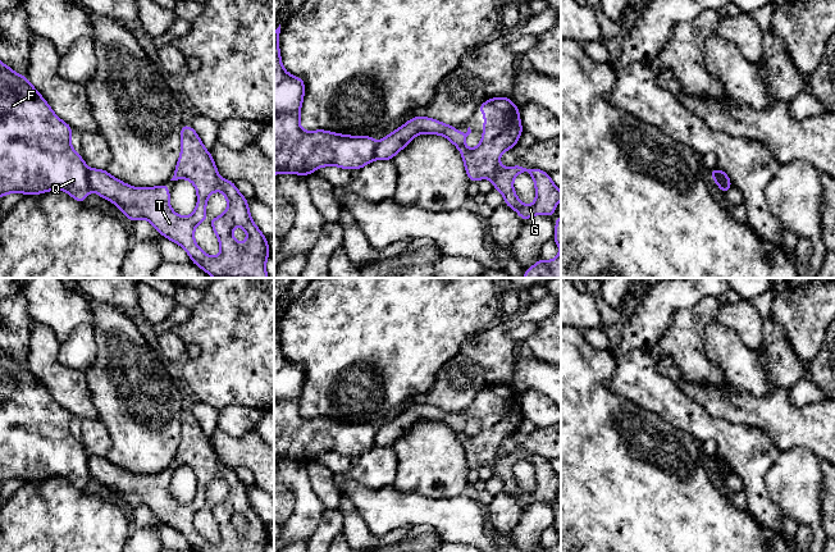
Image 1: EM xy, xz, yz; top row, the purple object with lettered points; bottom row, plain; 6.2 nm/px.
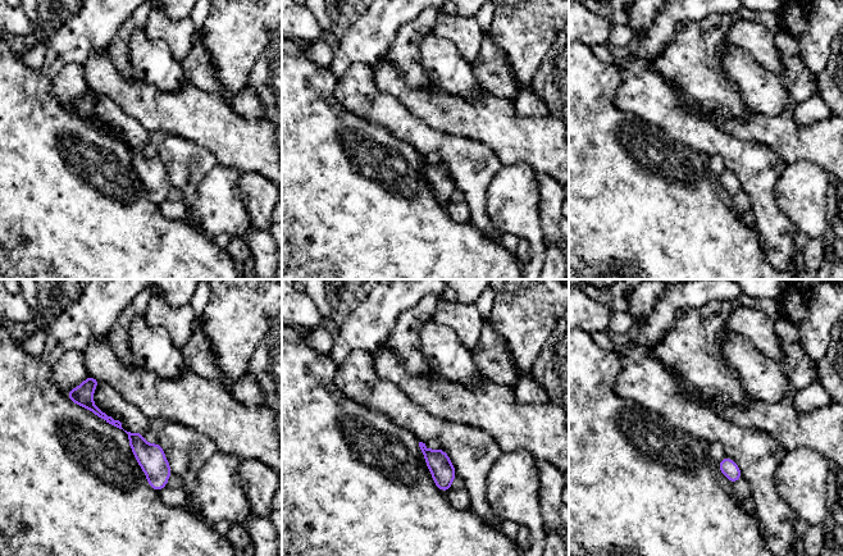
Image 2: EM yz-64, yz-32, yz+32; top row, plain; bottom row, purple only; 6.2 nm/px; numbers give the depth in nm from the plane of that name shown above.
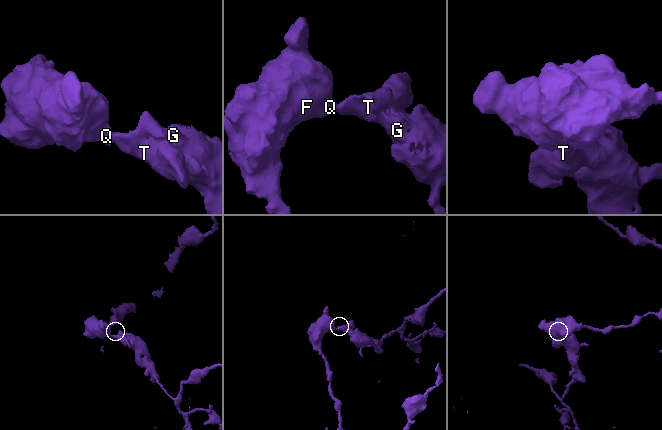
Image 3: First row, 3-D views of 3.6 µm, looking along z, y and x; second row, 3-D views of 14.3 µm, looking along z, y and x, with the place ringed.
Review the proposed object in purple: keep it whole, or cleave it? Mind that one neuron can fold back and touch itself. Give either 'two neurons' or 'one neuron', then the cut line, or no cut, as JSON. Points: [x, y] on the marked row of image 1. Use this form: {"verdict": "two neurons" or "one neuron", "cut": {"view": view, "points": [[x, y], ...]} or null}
{"verdict": "two neurons", "cut": {"view": "yz", "points": [[719, 172], [719, 182], [730, 185]]}}

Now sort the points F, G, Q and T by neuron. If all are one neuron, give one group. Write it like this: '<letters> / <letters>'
F Q / G T

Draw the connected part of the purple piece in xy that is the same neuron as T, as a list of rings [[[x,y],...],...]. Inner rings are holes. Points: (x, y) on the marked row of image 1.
[[[181,126],[181,137],[182,151],[170,181],[186,178],[195,184],[197,206],[190,216],[182,218],[172,210],[168,182],[156,187],[137,188],[118,181],[105,169],[91,169],[90,188],[114,202],[131,222],[146,218],[160,234],[181,245],[191,261],[214,278],[269,278],[265,272],[269,245],[252,222],[248,201],[236,188],[234,182],[219,177],[210,151],[204,147],[191,126]],[[218,188],[229,206],[223,215],[210,222],[220,243],[220,256],[210,257],[196,245],[193,231],[206,219],[206,201]],[[234,225],[246,229],[245,245],[232,237]]]

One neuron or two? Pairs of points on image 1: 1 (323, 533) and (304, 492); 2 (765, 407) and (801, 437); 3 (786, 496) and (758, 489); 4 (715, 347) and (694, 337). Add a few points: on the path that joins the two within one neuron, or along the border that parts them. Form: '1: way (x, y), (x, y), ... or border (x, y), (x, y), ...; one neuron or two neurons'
1: border (325, 509), (316, 529), (308, 538); two neurons
2: way (774, 415), (792, 428); one neuron
3: border (772, 462), (766, 475), (766, 489), (784, 518); two neurons
4: border (712, 322), (705, 329), (705, 351), (720, 368); two neurons

